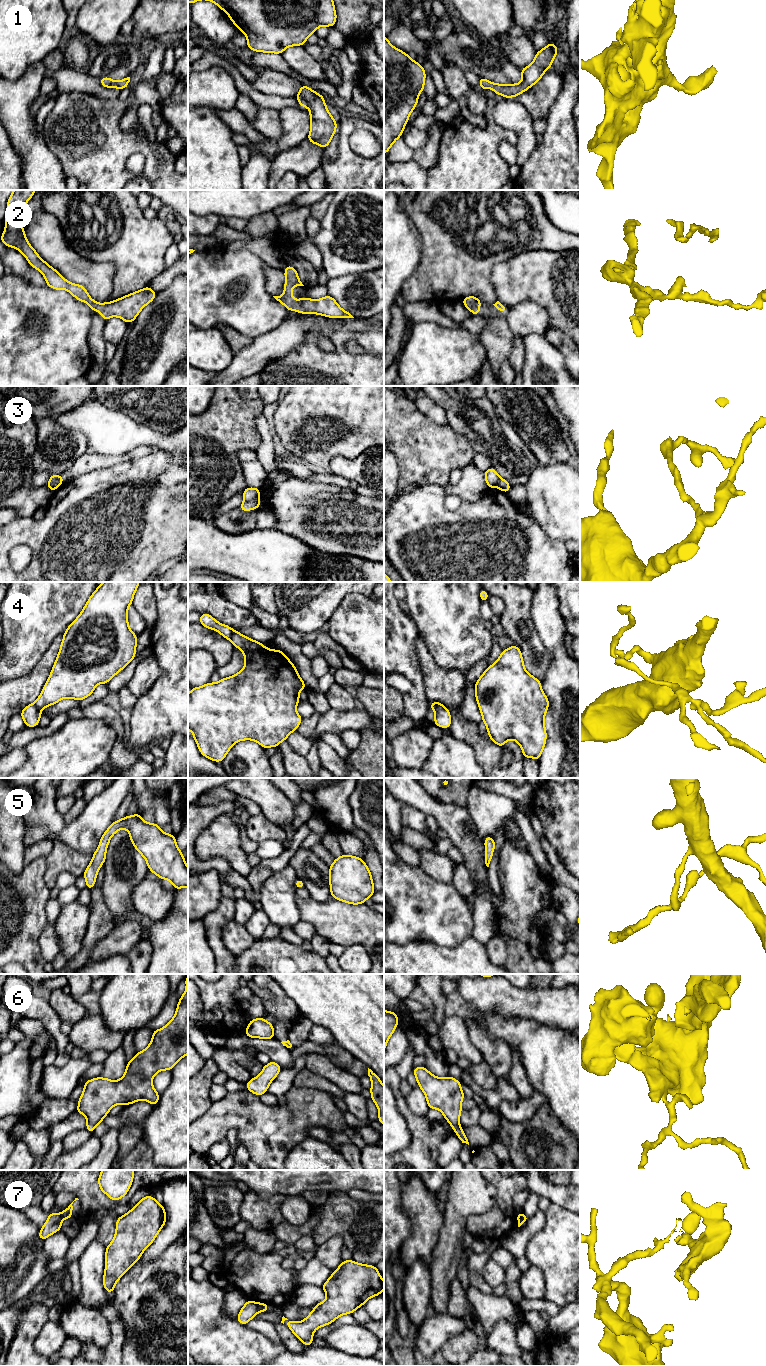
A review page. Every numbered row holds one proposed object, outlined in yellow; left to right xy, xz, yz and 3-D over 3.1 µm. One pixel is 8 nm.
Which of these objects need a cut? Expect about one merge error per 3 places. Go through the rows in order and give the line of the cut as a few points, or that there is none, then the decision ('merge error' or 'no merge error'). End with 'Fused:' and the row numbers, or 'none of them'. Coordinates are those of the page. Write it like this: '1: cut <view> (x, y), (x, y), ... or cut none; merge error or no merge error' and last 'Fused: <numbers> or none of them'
1: cut none; no merge error
2: cut none; no merge error
3: cut xy (62, 480), (53, 482), (51, 490); merge error
4: cut xz (233, 630), (230, 640); merge error
5: cut none; no merge error
6: cut none; no merge error
7: cut xz (256, 1303), (259, 1310); merge error
Fused: 3, 4, 7

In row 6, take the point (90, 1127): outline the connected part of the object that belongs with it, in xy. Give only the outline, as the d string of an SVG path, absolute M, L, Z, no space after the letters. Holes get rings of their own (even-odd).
M188 975L186 991L179 999L175 1016L163 1028L153 1030L152 1040L143 1051L137 1052L133 1059L126 1064L124 1076L113 1081L97 1077L84 1083L84 1090L78 1099L75 1112L83 1114L87 1119L86 1130L93 1134L95 1126L100 1124L112 1107L117 1104L130 1105L139 1100L146 1100L152 1106L159 1101L159 1094L152 1085L153 1077L162 1070L171 1071L181 1058L188 1054Z

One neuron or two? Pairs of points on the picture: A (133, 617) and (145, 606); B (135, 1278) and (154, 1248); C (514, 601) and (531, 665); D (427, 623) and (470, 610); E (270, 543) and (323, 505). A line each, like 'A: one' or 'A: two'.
A: two
B: two
C: one
D: one
E: two

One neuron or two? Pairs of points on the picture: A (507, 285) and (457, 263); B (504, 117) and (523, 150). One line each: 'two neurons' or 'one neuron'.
A: two neurons
B: one neuron

